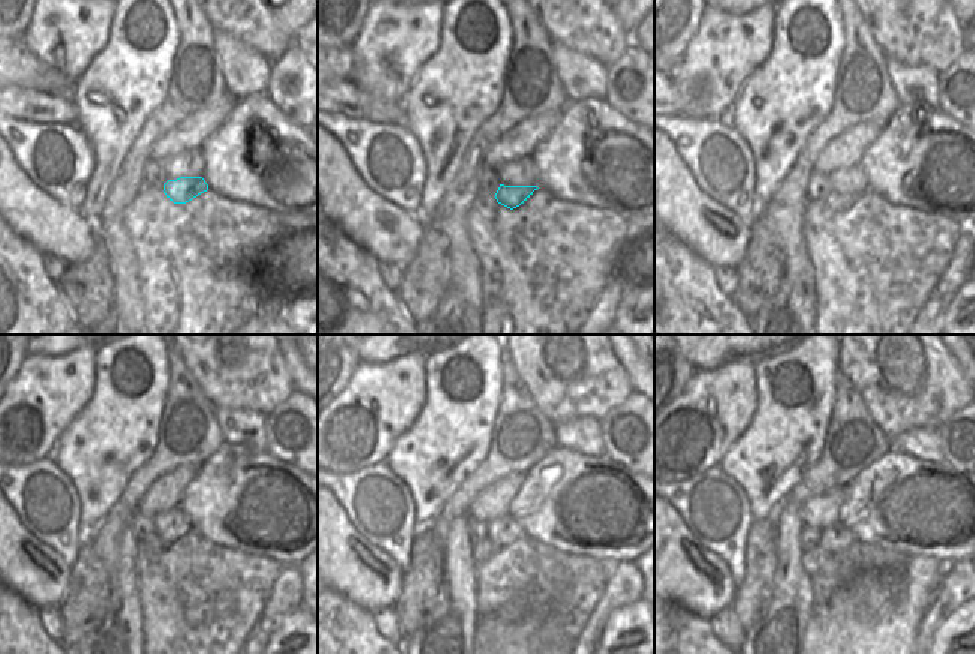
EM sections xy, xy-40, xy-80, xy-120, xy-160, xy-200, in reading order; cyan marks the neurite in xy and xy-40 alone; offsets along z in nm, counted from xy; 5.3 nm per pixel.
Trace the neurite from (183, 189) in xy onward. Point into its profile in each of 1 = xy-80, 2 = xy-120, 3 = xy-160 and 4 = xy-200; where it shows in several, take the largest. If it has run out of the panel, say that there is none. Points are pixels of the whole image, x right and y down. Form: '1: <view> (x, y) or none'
1: xy-80 (837, 201)
2: xy-120 (150, 548)
3: xy-160 (485, 549)
4: xy-200 (815, 558)

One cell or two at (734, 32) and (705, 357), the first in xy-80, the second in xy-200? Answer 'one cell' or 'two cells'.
two cells

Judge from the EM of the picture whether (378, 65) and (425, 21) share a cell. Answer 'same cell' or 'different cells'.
same cell

